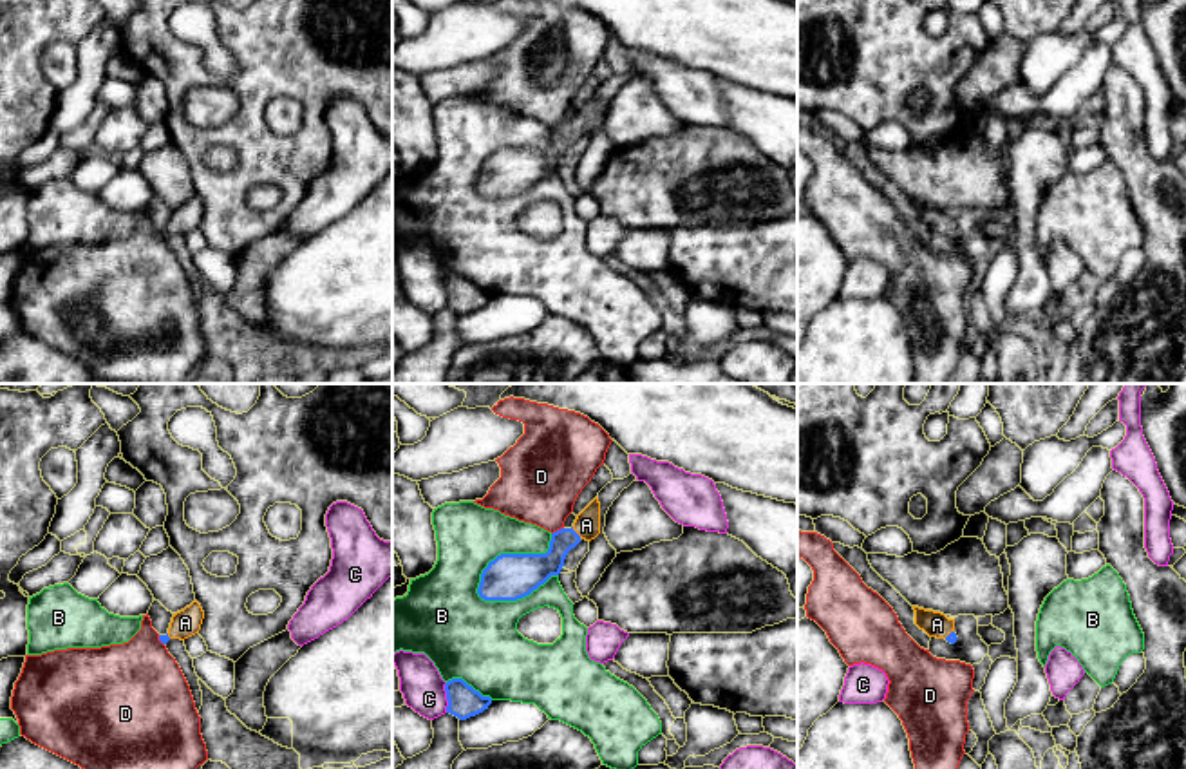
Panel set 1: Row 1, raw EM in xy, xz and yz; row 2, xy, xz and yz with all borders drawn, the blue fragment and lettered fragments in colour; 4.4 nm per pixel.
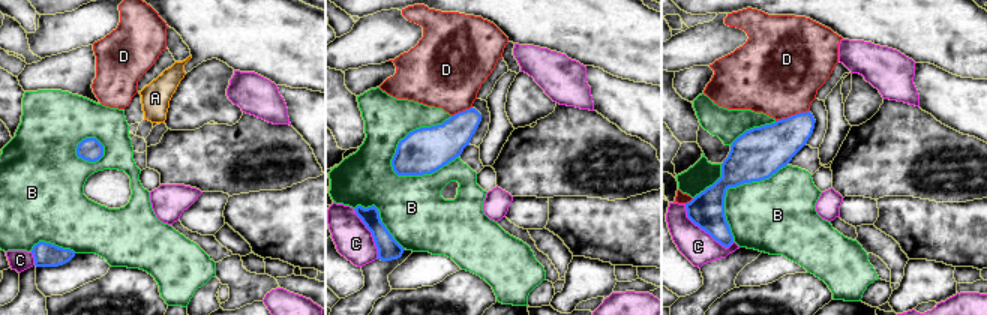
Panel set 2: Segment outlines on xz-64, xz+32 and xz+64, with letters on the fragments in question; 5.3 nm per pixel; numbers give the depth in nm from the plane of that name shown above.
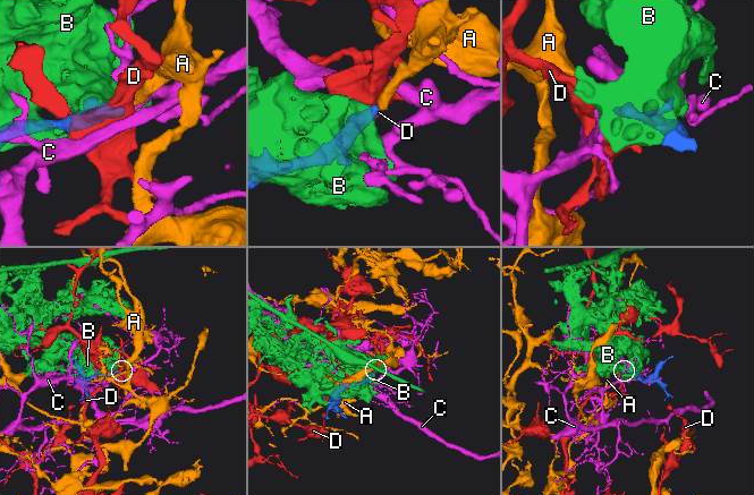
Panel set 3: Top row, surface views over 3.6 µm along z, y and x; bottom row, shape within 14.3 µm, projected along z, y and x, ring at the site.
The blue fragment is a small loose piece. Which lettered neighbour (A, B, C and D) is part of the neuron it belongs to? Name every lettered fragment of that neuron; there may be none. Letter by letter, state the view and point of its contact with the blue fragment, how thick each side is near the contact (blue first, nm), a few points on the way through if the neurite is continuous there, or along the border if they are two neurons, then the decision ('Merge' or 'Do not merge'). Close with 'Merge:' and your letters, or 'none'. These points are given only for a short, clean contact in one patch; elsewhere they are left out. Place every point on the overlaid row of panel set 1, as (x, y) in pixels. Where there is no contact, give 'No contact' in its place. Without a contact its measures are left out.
A: Touches blue at xz (577, 534). Thickness 140 nm (blue) against 110 nm. Path across: xz (534, 569), (541, 567), (577, 534), (586, 525). Merge
B: Touches blue at xz (508, 554). Thickness 200 nm (blue) against 300 nm. Do not merge
C: Touches blue at xz (447, 697). Thickness 140 nm (blue) against 190 nm. Do not merge
D: Touches blue at xz (557, 531). Thickness 180 nm (blue) against 360 nm. Do not merge
Merge: A

